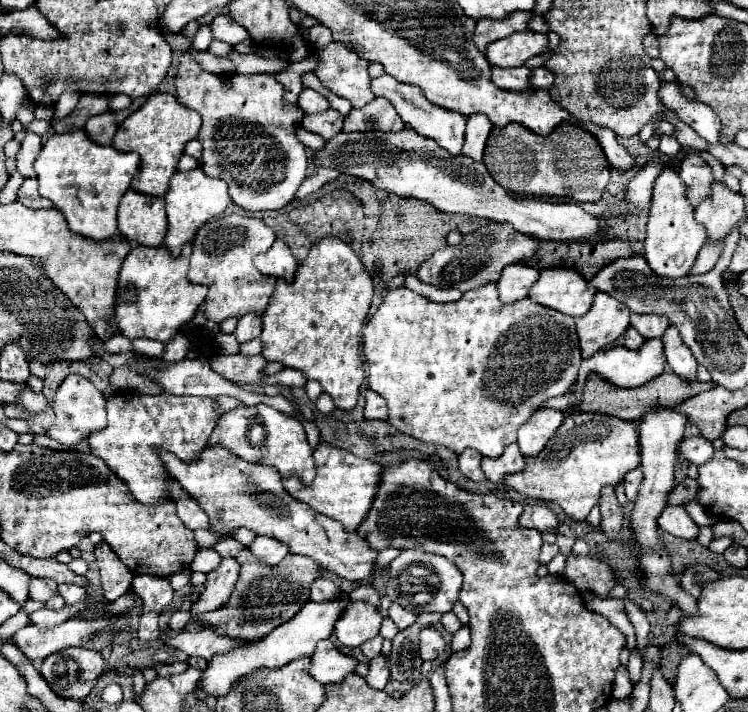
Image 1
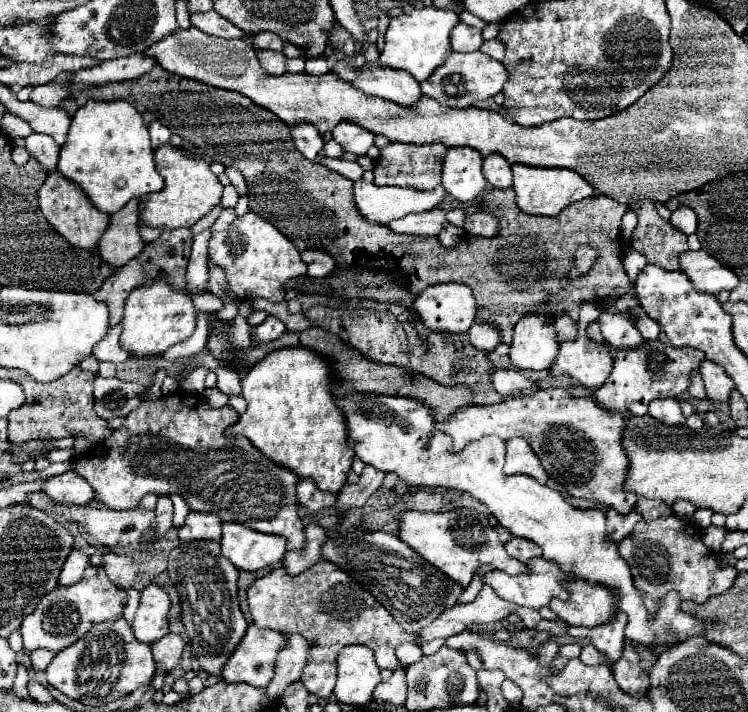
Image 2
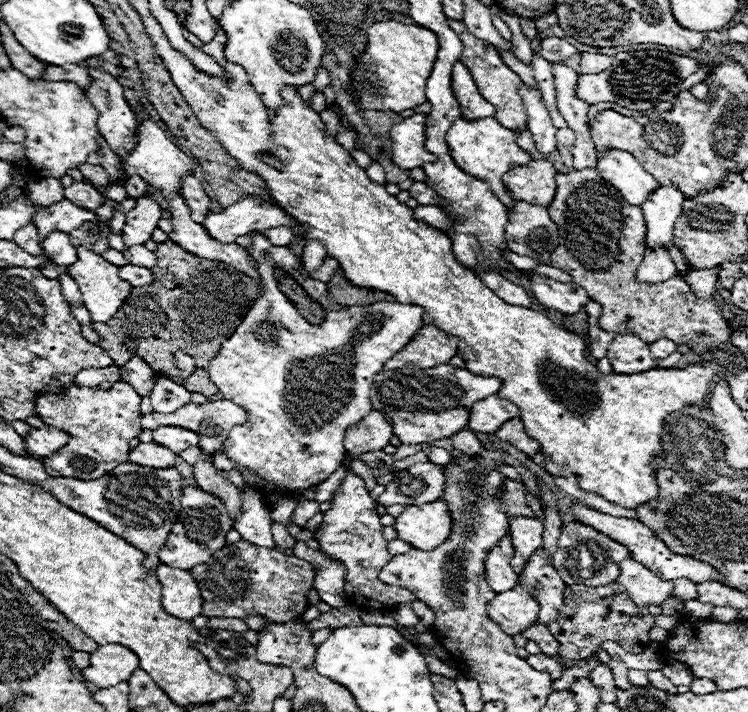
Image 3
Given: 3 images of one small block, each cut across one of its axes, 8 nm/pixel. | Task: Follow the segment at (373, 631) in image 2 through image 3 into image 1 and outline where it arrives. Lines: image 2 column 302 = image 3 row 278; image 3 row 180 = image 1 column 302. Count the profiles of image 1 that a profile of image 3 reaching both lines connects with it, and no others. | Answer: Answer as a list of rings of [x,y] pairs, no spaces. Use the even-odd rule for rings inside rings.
[[[288,554],[278,566],[268,566],[264,562],[242,564],[230,600],[222,608],[194,618],[194,622],[198,628],[212,628],[228,638],[258,640],[294,618],[300,608],[310,602],[310,586],[314,580],[322,578],[322,574],[324,568],[316,560],[298,554]]]

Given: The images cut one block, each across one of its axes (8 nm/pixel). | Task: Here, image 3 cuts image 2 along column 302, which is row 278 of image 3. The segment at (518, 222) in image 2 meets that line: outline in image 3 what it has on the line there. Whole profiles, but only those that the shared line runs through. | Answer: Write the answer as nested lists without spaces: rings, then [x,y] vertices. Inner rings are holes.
[[[168,240],[164,244],[158,244],[156,248],[156,268],[152,268],[156,280],[150,286],[142,286],[142,288],[132,288],[130,298],[126,300],[126,304],[122,306],[122,312],[118,312],[118,316],[114,316],[114,320],[108,320],[104,324],[94,324],[94,330],[102,336],[102,348],[106,348],[106,354],[110,358],[114,358],[114,364],[118,368],[122,368],[130,356],[128,352],[122,348],[122,340],[124,338],[134,338],[138,342],[136,354],[150,364],[150,368],[156,374],[168,374],[168,376],[178,376],[180,370],[174,364],[174,352],[176,350],[184,350],[186,354],[194,356],[194,358],[204,358],[210,360],[216,356],[218,348],[222,346],[222,342],[236,330],[236,326],[244,320],[246,312],[250,310],[250,306],[254,304],[254,300],[260,294],[260,288],[254,280],[250,280],[250,276],[242,274],[240,270],[224,264],[224,262],[216,262],[216,260],[206,260],[206,258],[198,258],[190,252],[186,252],[184,248],[180,248],[176,242]]]

